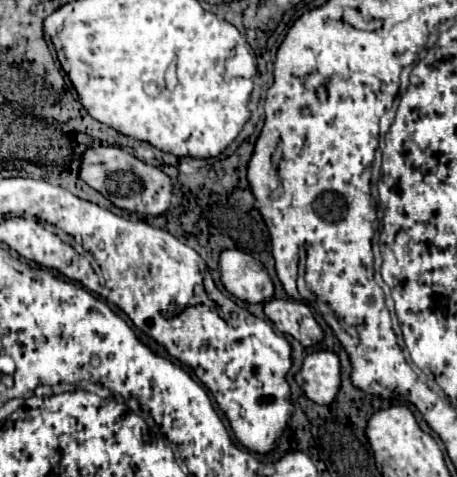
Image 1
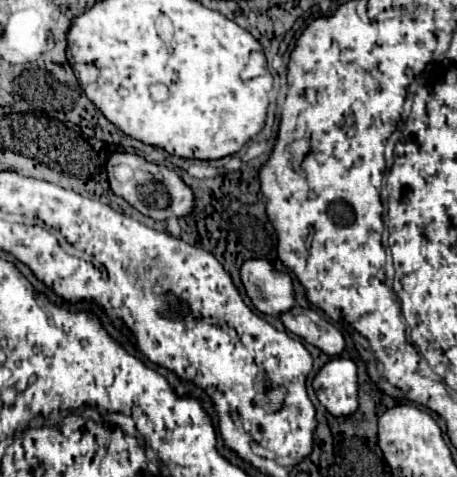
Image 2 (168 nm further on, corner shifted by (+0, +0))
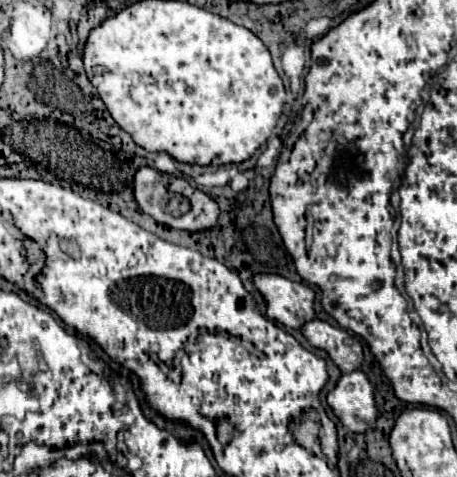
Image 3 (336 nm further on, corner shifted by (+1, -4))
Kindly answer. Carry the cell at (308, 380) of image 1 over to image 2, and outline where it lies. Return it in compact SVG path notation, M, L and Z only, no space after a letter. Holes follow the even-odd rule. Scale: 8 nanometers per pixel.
M332 357L320 367L318 375L312 379L314 393L318 401L334 417L350 415L358 407L358 385L356 385L356 365L350 359Z

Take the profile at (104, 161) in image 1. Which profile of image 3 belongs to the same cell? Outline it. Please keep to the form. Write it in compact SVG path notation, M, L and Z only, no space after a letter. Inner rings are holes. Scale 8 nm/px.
M141 167L135 173L133 191L135 191L135 199L137 199L143 213L151 215L157 223L173 227L173 229L207 231L219 219L219 205L207 193L191 187L181 177L171 177L171 175L165 175L161 171L155 171L149 167Z

